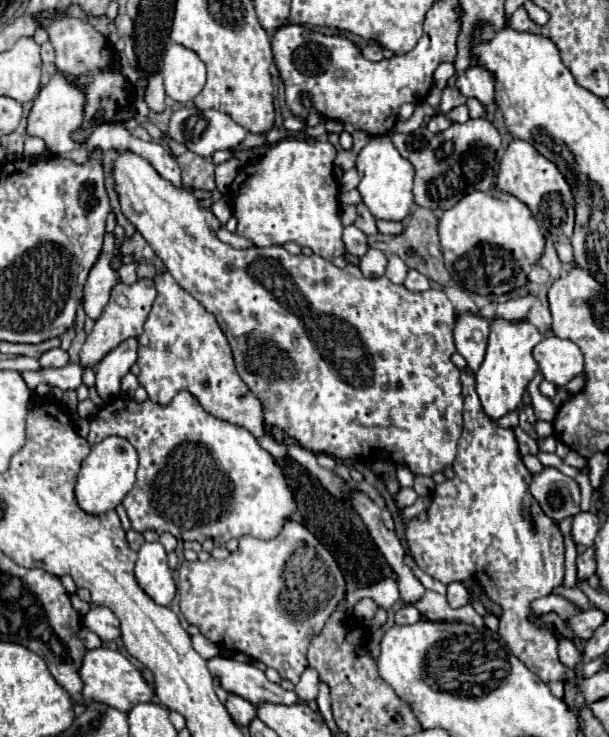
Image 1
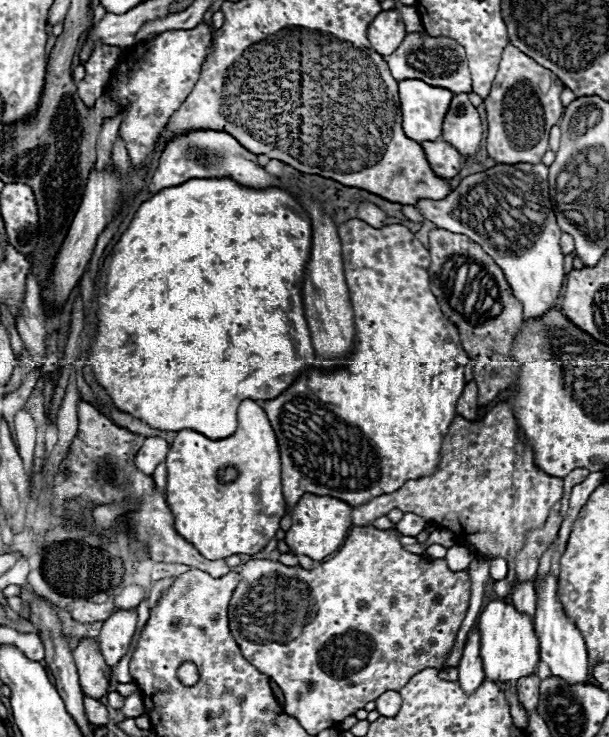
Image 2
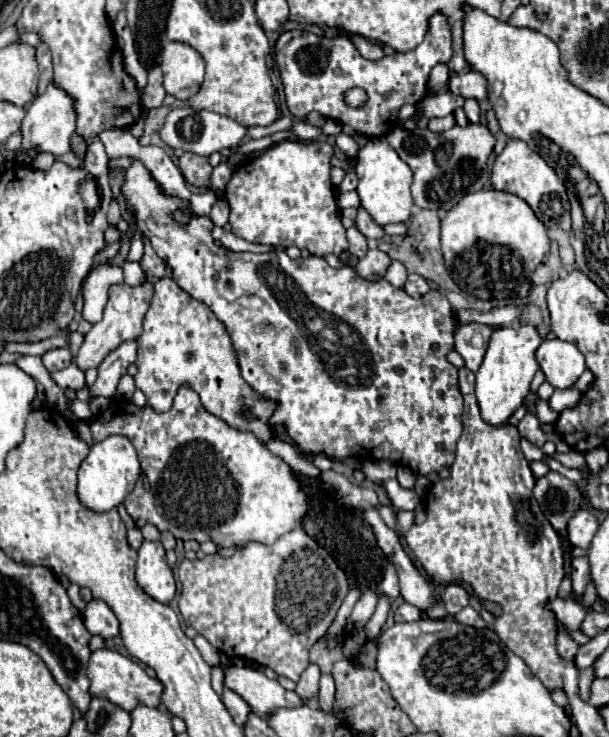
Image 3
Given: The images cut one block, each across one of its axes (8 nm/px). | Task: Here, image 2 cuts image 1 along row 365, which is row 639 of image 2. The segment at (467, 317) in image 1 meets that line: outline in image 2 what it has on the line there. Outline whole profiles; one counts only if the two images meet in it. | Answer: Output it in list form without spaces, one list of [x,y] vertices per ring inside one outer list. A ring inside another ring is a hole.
[[[472,628],[468,634],[468,642],[462,654],[462,660],[458,664],[458,672],[460,672],[460,686],[464,690],[468,690],[468,694],[472,694],[472,690],[476,690],[476,686],[480,686],[480,682],[484,680],[484,668],[482,668],[482,658],[480,658],[480,630]]]

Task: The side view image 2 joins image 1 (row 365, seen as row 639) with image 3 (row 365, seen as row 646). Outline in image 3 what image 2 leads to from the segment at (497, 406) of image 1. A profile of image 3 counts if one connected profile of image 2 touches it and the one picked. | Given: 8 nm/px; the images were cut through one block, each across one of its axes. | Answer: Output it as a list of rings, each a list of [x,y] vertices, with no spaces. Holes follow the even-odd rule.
[[[534,326],[500,328],[492,332],[490,344],[486,348],[484,362],[476,372],[476,400],[482,420],[490,426],[504,426],[508,418],[522,406],[526,394],[530,392],[530,382],[540,368],[536,362],[536,350],[540,346],[540,336]]]

